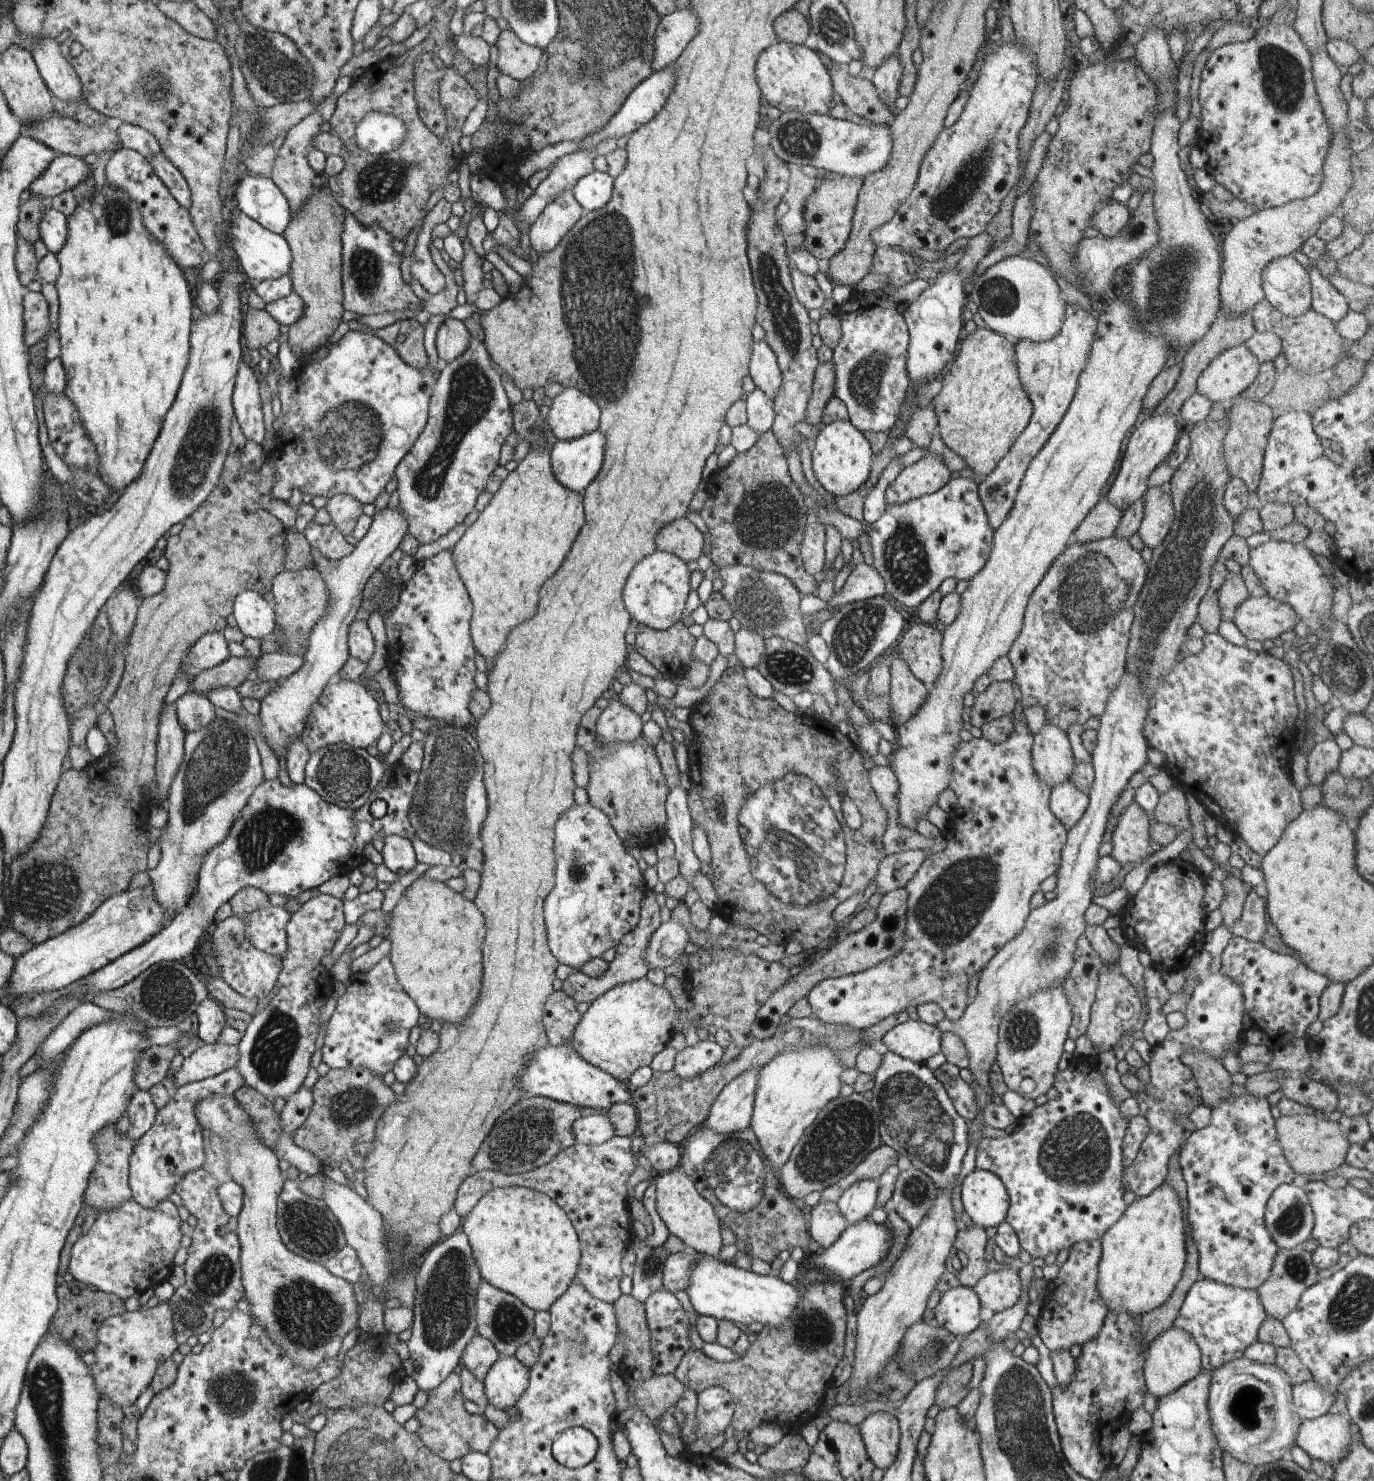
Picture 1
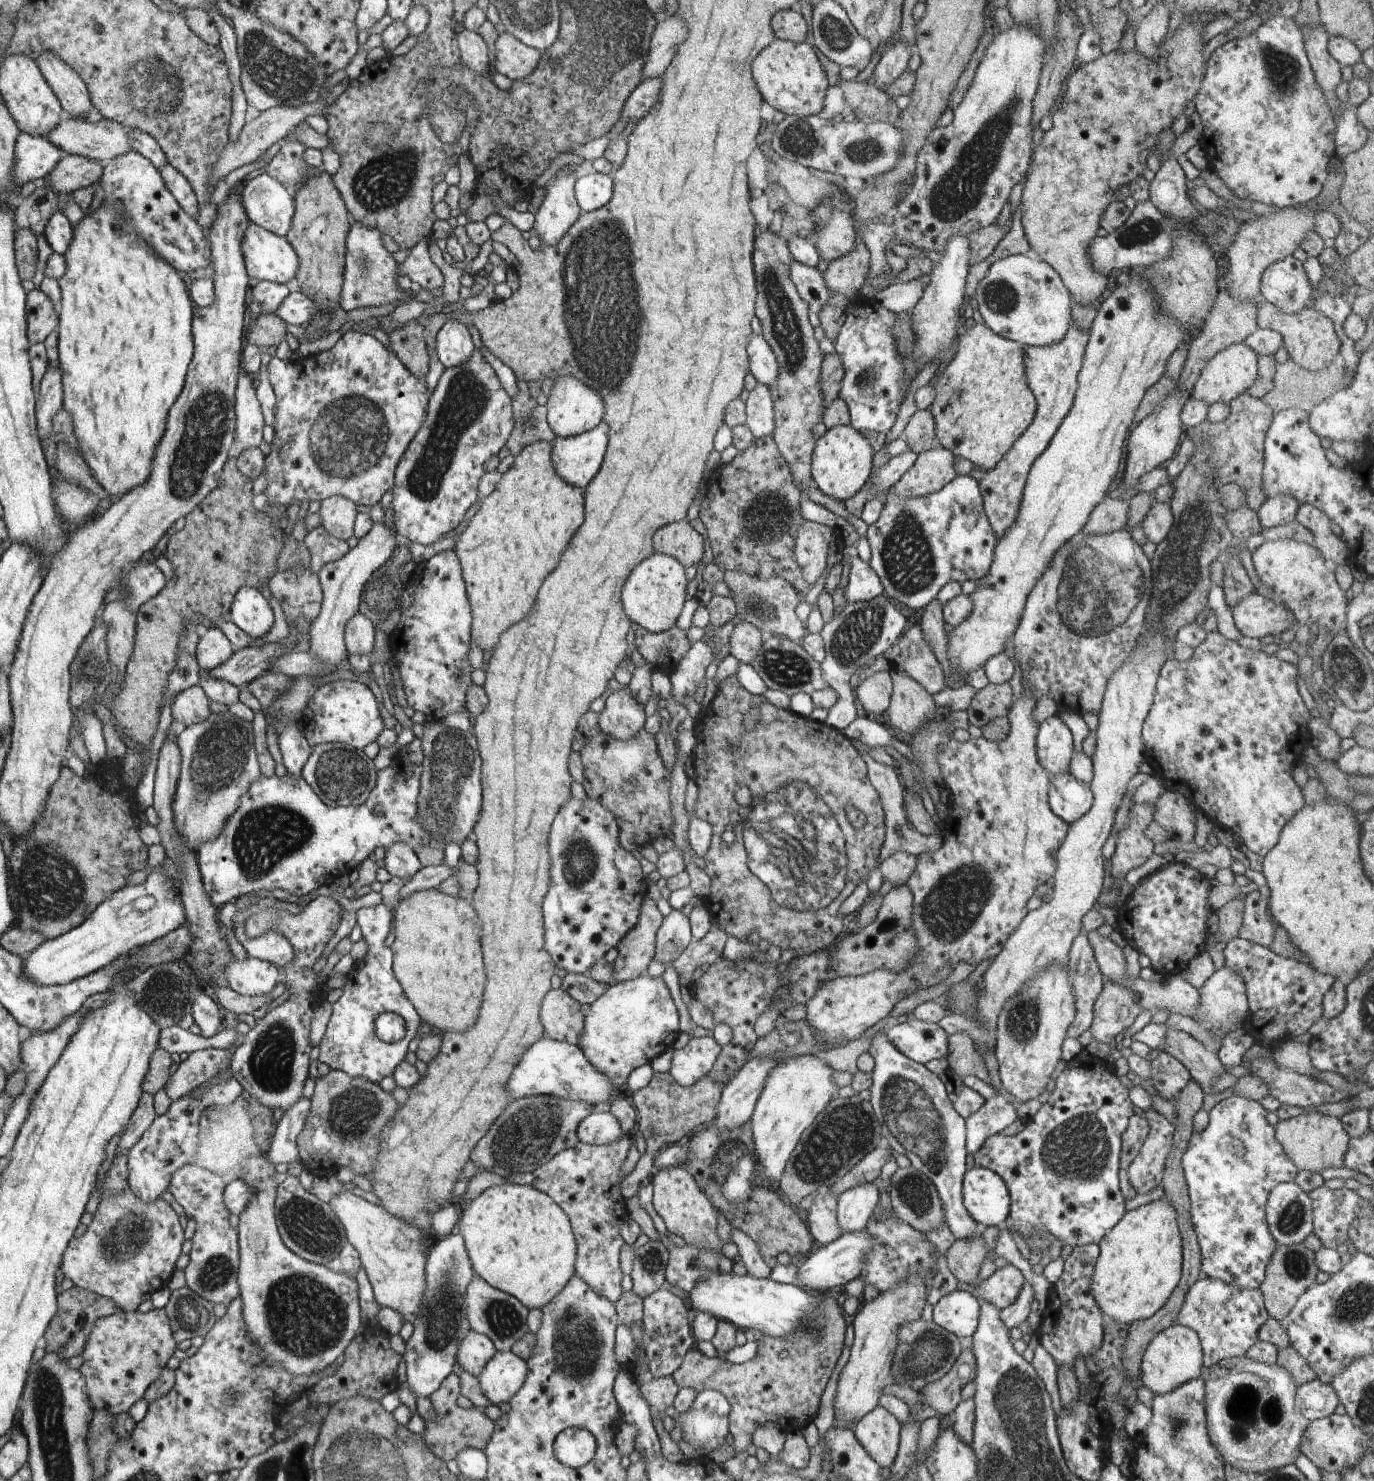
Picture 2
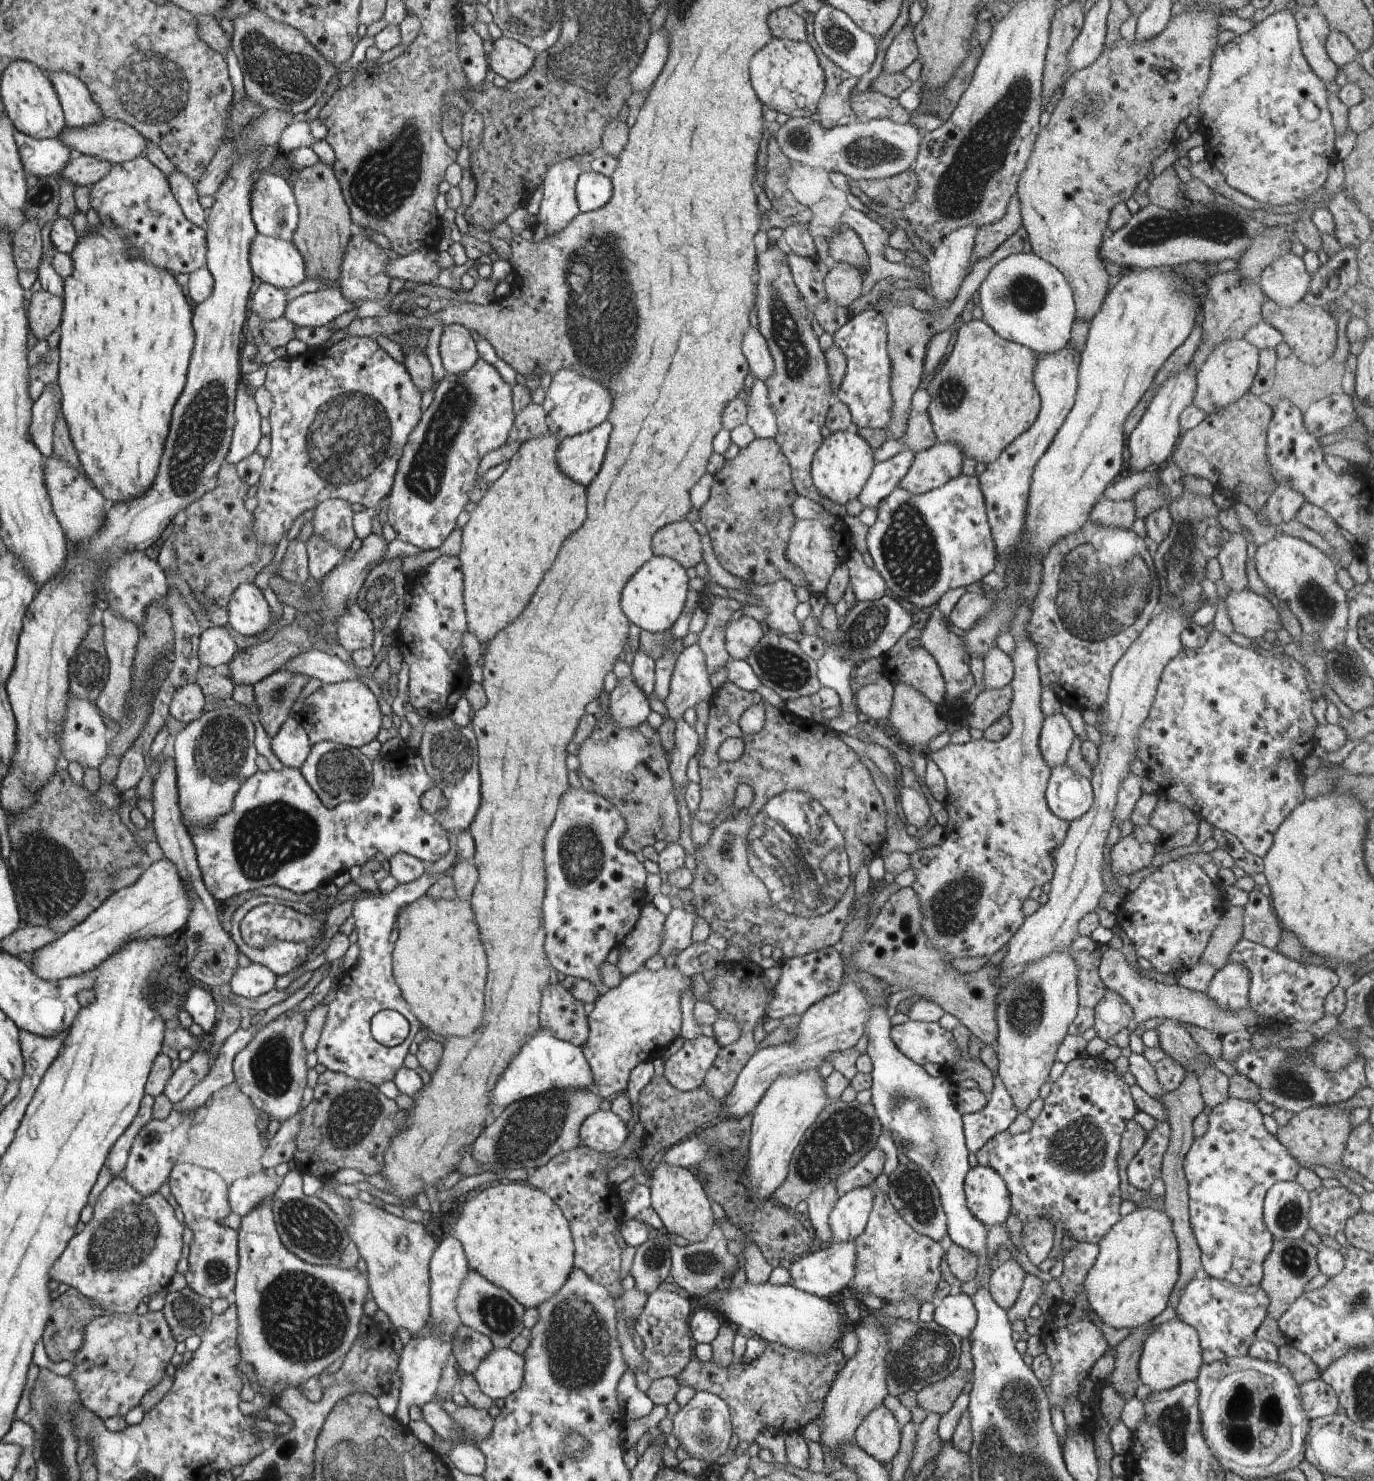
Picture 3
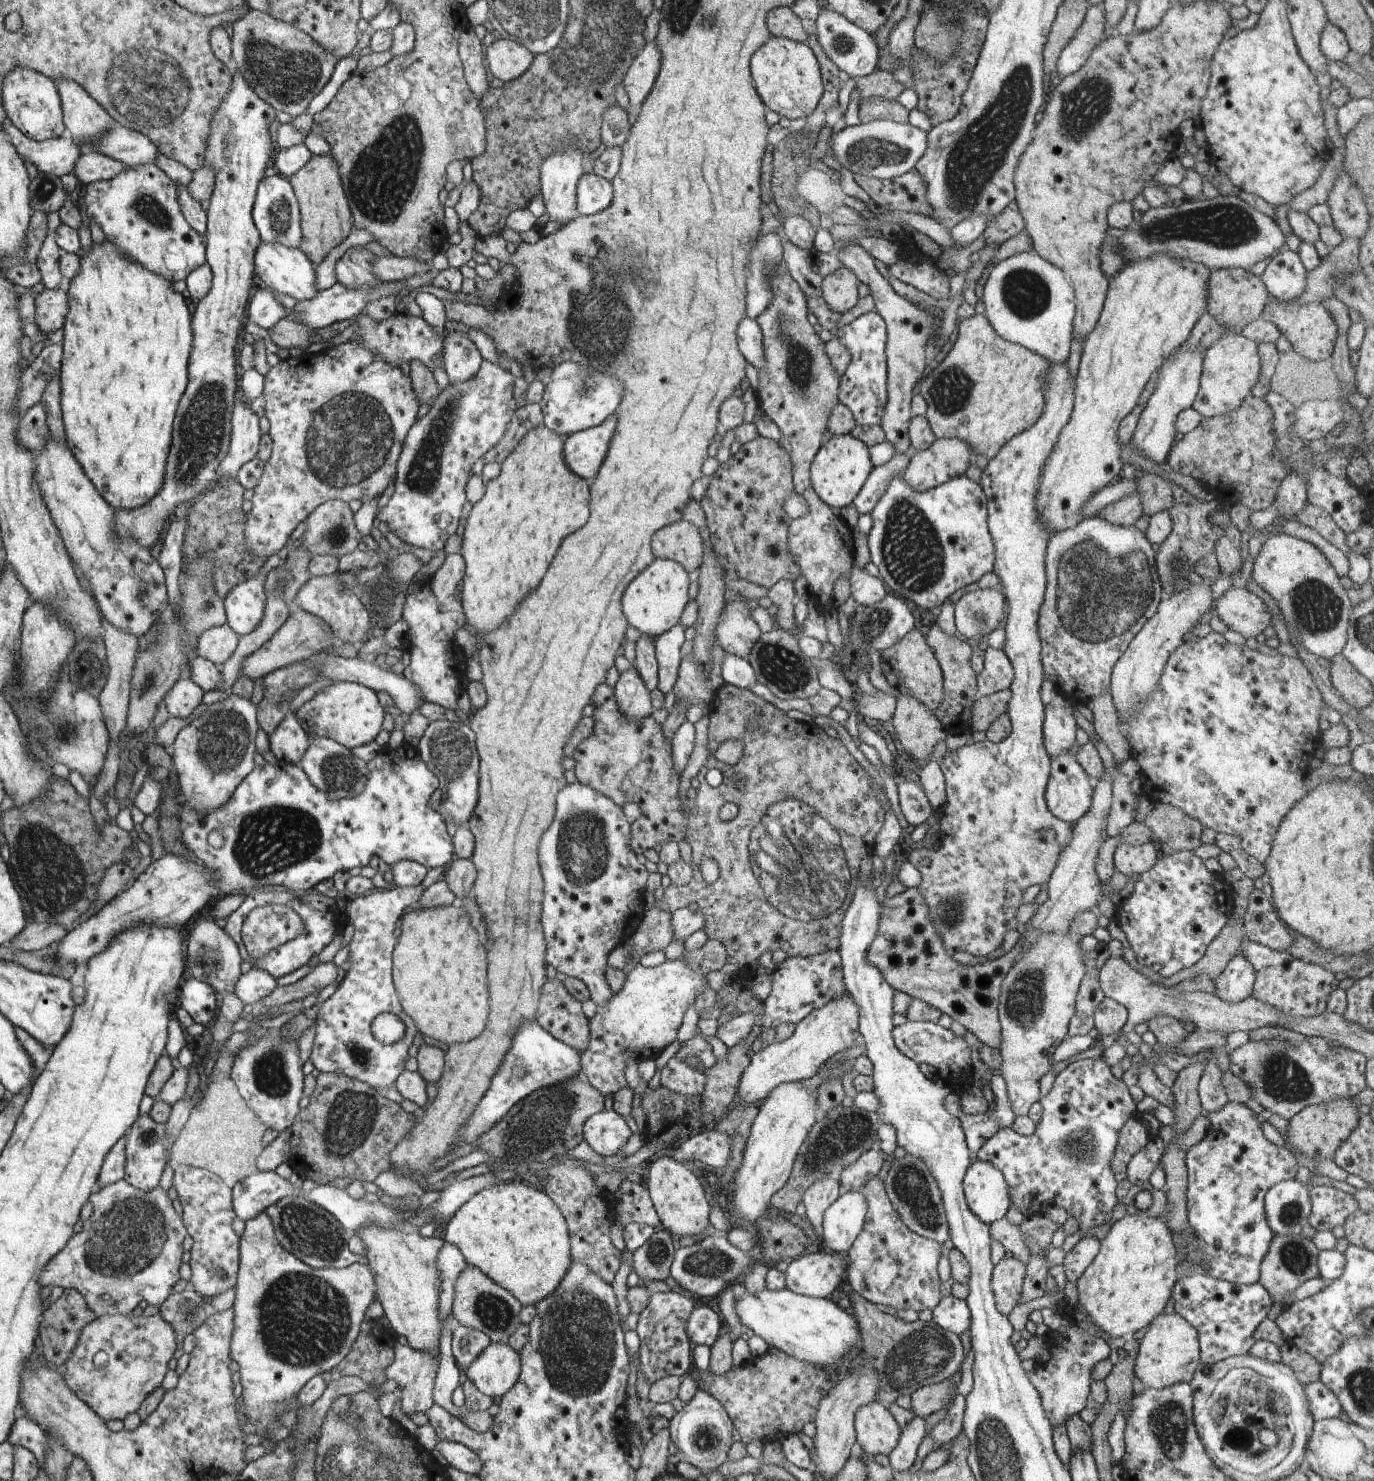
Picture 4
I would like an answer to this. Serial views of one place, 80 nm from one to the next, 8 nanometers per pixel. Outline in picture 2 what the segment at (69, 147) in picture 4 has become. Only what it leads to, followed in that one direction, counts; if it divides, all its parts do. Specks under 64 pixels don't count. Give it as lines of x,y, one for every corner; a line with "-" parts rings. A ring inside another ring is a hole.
20,133
15,145
15,164
12,174
18,187
26,182
39,183
66,157
60,147
50,140
28,133

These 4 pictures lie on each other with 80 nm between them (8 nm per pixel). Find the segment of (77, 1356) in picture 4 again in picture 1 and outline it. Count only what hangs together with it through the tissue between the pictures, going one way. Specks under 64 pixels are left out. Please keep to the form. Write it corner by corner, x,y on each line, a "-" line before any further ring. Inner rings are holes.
169,1301
107,1318
98,1332
99,1344
93,1351
96,1352
96,1363
90,1366
102,1398
107,1396
125,1412
129,1411
141,1392
154,1380
162,1360
168,1360
176,1350
179,1342
174,1338
174,1326
173,1306

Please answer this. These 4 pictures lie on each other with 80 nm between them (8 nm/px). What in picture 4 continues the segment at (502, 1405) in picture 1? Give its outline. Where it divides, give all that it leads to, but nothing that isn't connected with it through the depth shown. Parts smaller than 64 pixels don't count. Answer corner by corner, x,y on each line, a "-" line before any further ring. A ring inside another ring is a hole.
491,1343
466,1370
476,1388
492,1398
502,1398
521,1372
522,1356
507,1343

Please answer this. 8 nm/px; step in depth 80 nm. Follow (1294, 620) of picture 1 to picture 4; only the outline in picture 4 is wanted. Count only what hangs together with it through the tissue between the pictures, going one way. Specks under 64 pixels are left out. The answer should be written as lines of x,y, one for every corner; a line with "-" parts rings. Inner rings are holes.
1230,587
1216,604
1218,616
1229,629
1240,632
1246,639
1254,638
1272,624
1270,607
1247,587

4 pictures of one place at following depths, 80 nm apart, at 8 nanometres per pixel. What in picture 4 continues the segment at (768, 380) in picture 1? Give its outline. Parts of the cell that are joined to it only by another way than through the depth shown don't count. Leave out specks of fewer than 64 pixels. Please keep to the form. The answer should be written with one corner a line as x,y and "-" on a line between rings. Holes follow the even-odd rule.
746,317
741,320
738,330
738,346
742,356
756,370
765,368
765,350
763,347
763,334
760,325

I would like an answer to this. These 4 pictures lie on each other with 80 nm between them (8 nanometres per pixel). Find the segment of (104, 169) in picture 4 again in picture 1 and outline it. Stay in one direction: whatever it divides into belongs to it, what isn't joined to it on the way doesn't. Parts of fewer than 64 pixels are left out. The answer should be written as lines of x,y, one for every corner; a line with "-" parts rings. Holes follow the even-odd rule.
58,155
55,160
51,162
51,165
48,166
46,172
42,176
38,177
34,182
31,182
31,196
40,197
46,201
50,201
54,196
66,192
66,190
74,190
75,186
80,184
87,176
88,172
91,172
88,169
88,165
84,161
84,158
75,157
74,155

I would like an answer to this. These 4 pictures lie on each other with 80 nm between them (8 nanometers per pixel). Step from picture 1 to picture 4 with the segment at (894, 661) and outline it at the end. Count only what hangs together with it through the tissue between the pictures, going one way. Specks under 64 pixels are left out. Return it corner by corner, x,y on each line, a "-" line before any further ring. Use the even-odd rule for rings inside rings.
901,694
888,727
891,729
897,747
916,763
926,763
934,746
945,740
949,730
938,720
935,711
911,694

